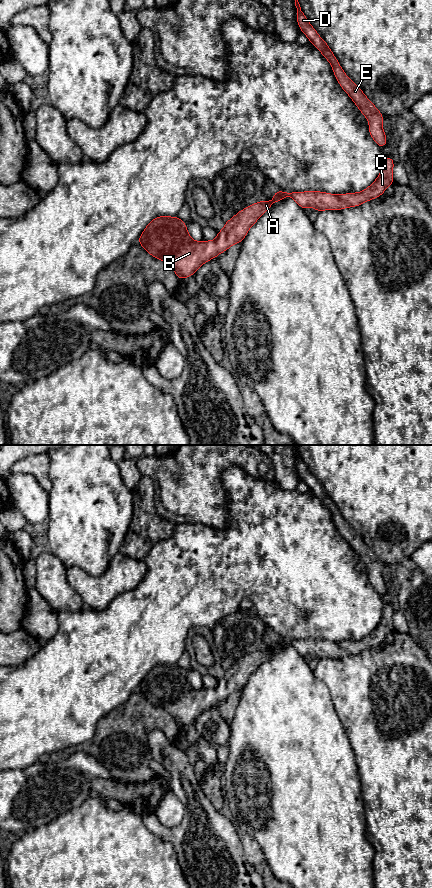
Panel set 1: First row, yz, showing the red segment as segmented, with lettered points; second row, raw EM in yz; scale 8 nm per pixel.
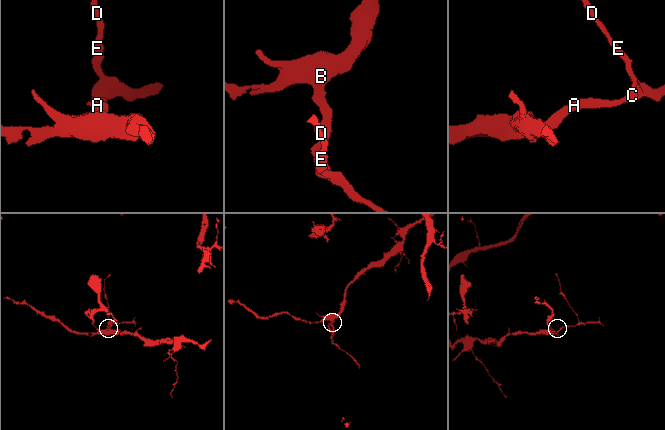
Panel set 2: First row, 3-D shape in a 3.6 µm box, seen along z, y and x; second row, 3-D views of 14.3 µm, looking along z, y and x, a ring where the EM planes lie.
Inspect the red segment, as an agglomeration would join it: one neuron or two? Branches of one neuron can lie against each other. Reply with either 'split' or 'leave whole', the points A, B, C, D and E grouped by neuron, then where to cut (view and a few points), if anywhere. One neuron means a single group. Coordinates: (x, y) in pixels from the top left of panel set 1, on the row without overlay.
leave whole; A B C D E; no cut

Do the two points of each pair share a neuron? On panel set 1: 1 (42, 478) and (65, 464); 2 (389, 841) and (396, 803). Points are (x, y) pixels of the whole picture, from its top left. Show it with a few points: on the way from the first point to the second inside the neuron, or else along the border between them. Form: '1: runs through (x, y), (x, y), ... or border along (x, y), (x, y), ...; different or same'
1: border along (49, 455), (49, 481), (51, 488), (48, 493); different
2: runs through (396, 832), (396, 812); same

